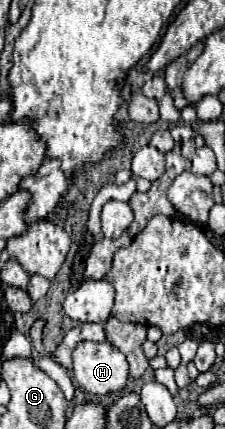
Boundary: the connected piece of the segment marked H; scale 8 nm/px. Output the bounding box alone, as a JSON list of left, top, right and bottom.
[72,341,130,395]

